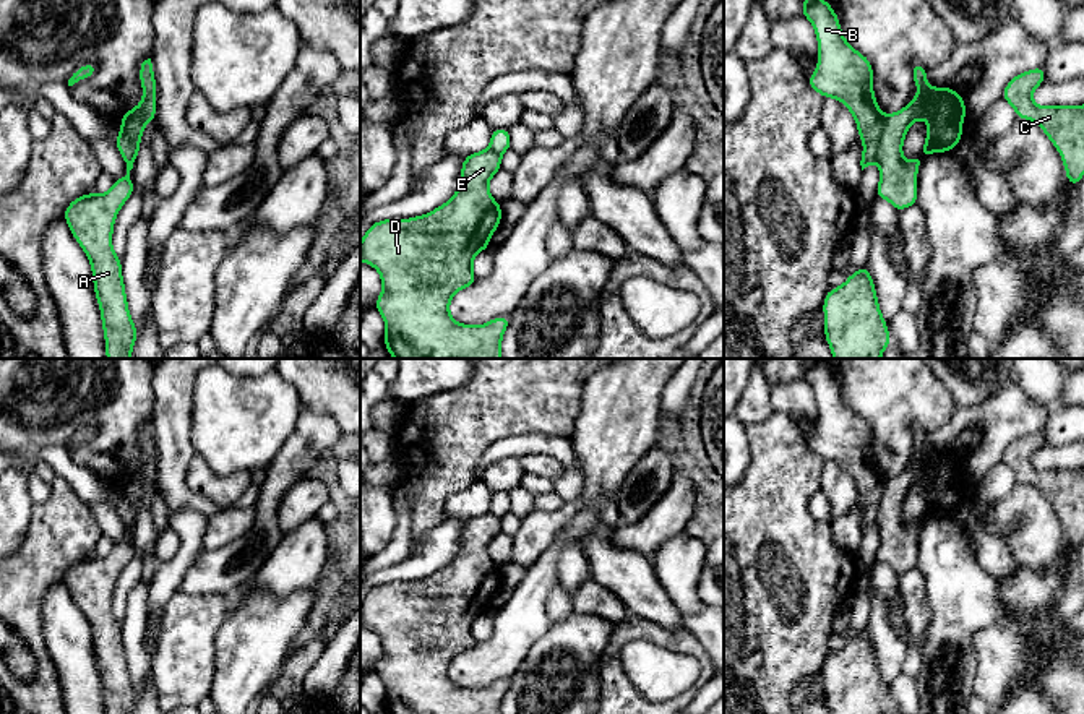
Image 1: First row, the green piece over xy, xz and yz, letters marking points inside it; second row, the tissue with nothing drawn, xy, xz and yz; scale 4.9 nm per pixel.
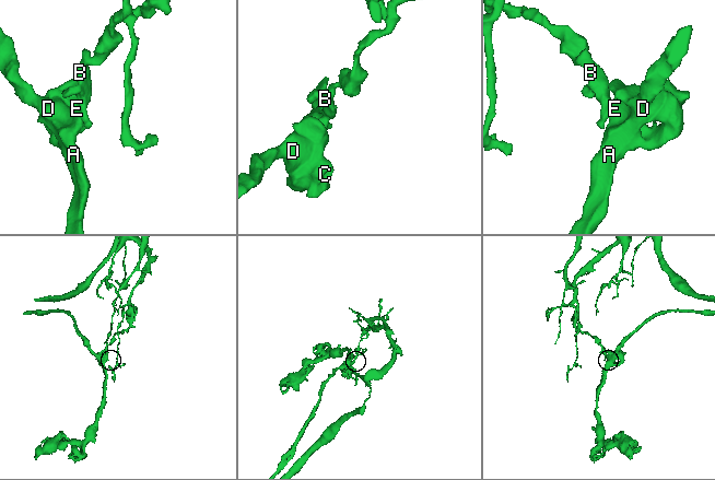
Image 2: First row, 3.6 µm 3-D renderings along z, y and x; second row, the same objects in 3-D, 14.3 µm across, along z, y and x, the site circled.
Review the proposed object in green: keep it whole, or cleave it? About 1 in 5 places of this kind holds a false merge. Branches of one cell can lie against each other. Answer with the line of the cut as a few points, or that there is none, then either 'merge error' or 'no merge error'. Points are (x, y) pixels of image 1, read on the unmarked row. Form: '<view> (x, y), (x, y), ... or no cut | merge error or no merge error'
yz (885, 479), (877, 523) | merge error

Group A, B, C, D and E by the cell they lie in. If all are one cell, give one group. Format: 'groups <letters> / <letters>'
groups A C D E / B

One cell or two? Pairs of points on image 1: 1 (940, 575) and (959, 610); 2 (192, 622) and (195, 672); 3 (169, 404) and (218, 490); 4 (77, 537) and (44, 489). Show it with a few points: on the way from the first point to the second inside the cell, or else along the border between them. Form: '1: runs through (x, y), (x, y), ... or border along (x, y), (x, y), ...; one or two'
1: runs through (948, 583), (959, 594), (959, 602); one
2: runs through (192, 635), (192, 659); one
3: border along (195, 453), (187, 469), (187, 487), (190, 490); two
4: border along (51, 484), (51, 495), (43, 503), (34, 505); two

